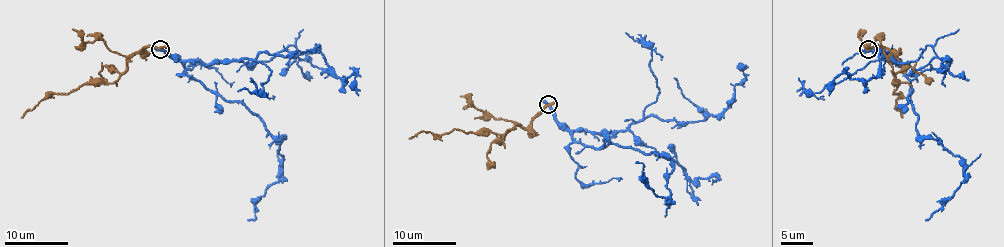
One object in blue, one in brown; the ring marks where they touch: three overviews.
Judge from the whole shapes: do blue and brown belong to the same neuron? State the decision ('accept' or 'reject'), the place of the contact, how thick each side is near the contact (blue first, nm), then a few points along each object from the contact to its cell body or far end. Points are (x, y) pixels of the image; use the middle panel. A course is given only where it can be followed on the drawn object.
reject; place (548, 104); calibres 460 and 400 nm; course blue (547, 105), (576, 141), (664, 155), (672, 168), (671, 196), (658, 196), (644, 179), (644, 165), (636, 162); course brown (547, 105), (527, 127), (517, 125), (503, 135), (456, 130), (435, 135), (419, 132), (408, 138)

